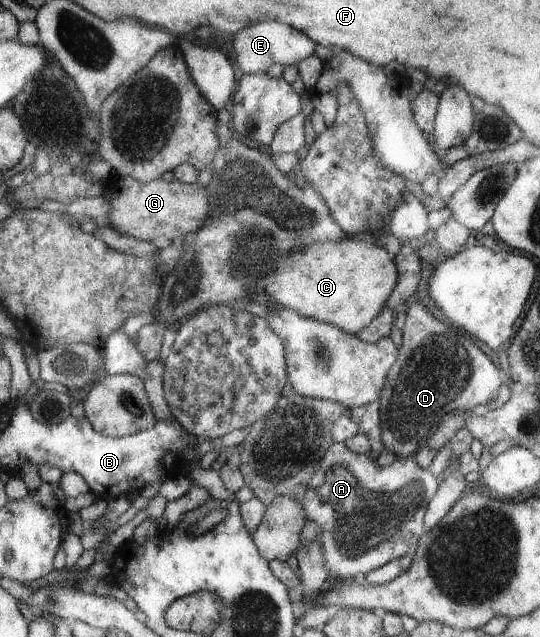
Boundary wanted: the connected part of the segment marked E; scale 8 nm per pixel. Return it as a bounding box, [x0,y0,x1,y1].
[233,23,315,73]

